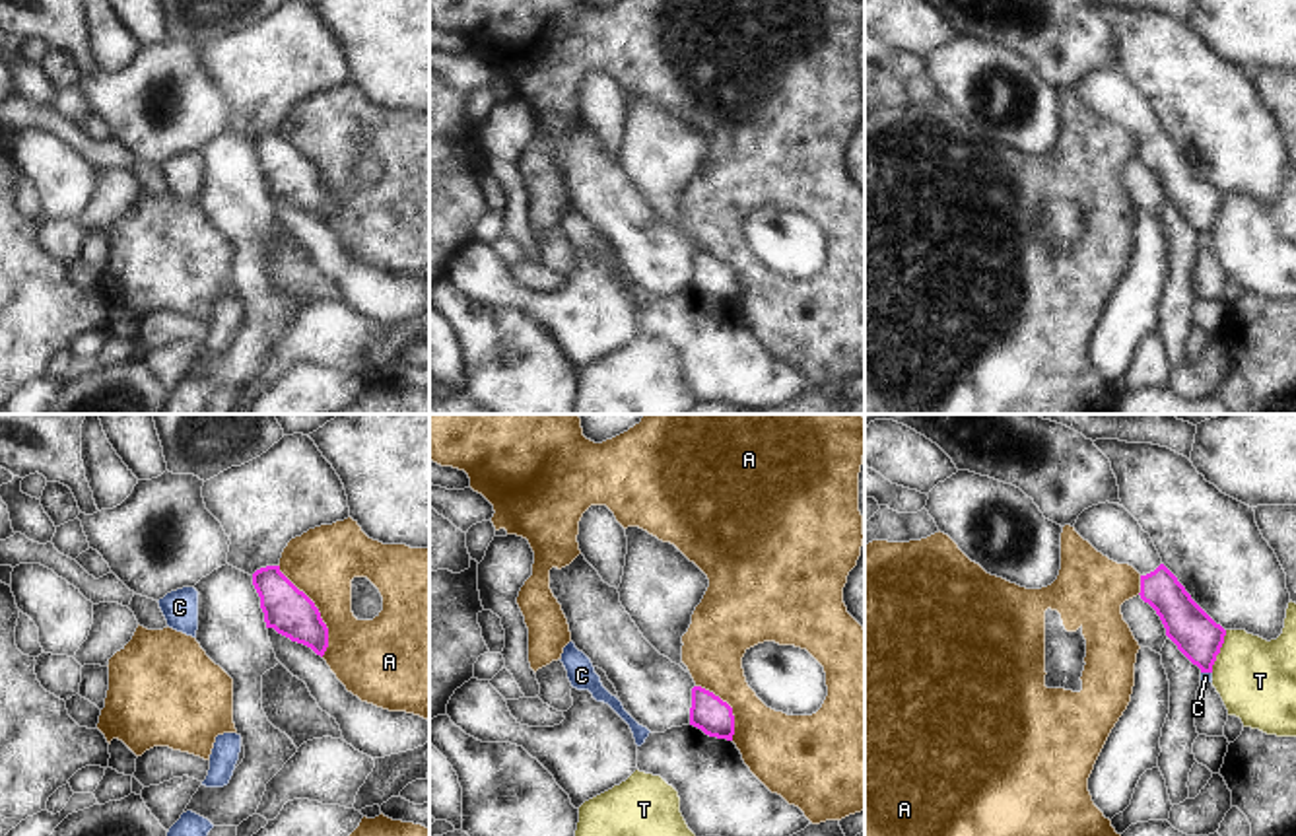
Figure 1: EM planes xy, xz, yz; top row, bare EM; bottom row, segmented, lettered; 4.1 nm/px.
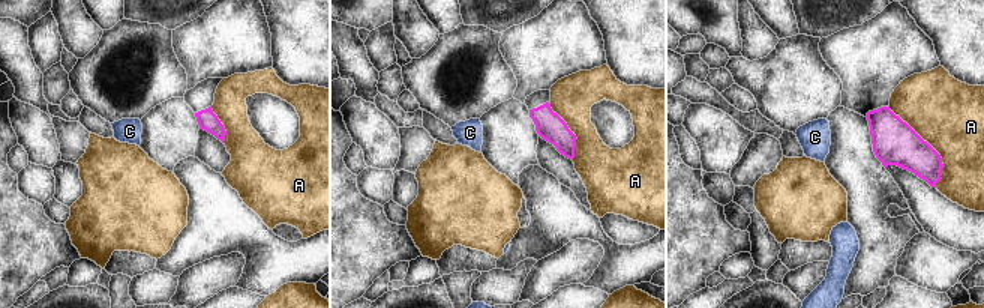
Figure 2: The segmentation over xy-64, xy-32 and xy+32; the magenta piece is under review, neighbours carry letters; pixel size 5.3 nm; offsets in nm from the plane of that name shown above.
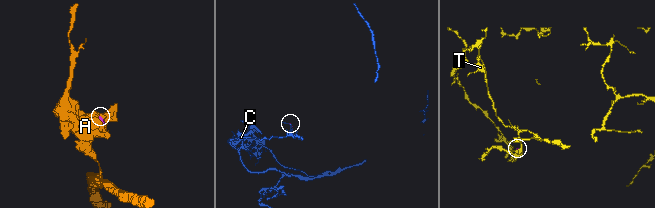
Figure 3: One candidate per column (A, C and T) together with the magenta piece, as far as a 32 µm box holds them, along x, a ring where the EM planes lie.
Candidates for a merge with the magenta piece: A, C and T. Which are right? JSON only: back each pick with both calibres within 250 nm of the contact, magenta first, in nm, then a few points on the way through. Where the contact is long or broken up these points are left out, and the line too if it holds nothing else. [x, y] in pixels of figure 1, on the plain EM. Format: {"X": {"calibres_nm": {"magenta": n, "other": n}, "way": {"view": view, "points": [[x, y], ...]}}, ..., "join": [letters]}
{"join": []}

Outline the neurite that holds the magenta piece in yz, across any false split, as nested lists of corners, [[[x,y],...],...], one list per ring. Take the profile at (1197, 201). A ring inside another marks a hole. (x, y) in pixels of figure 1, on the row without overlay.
[[[1106,66],[1084,74],[1073,91],[1098,117],[1117,128],[1129,128],[1141,138],[1139,159],[1156,175],[1166,200],[1201,237],[1212,237],[1226,194],[1162,128],[1150,99],[1139,86],[1123,70]]]

